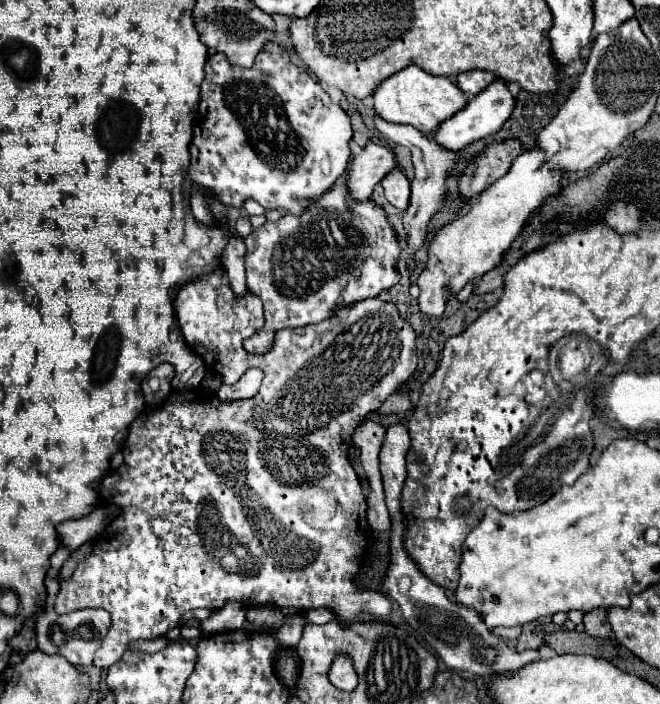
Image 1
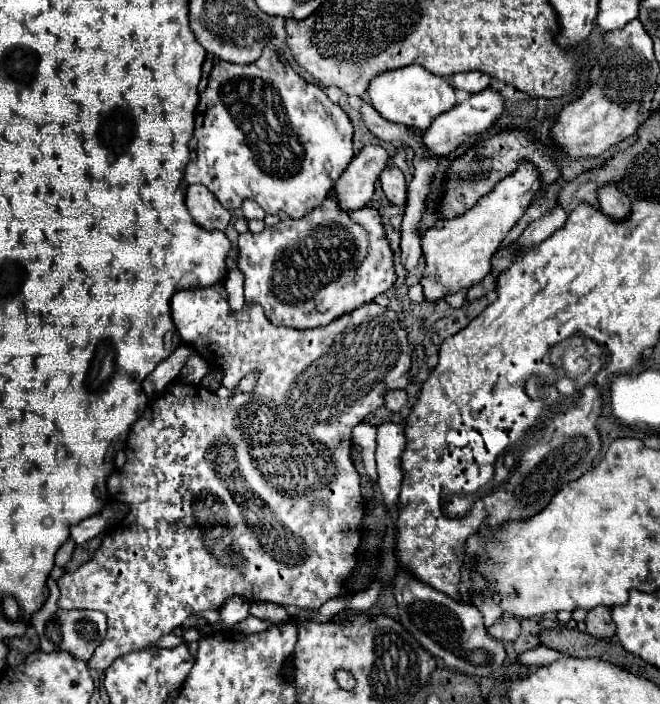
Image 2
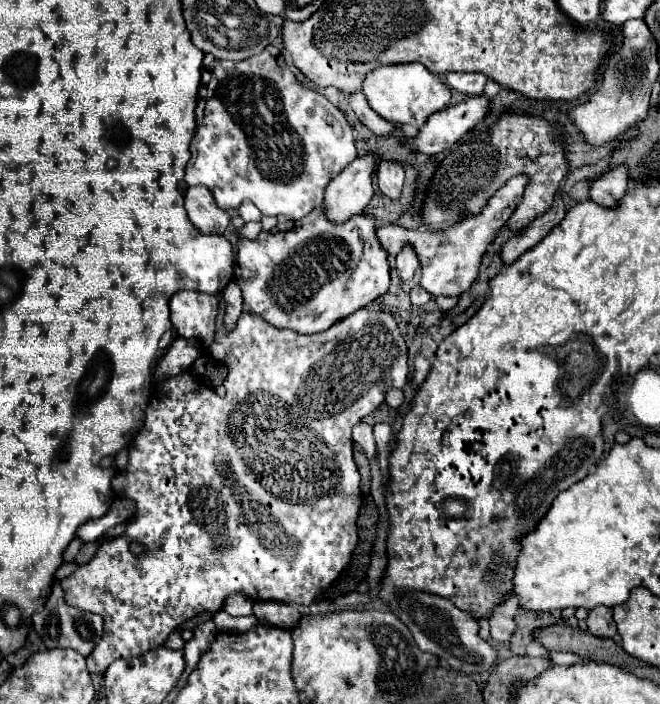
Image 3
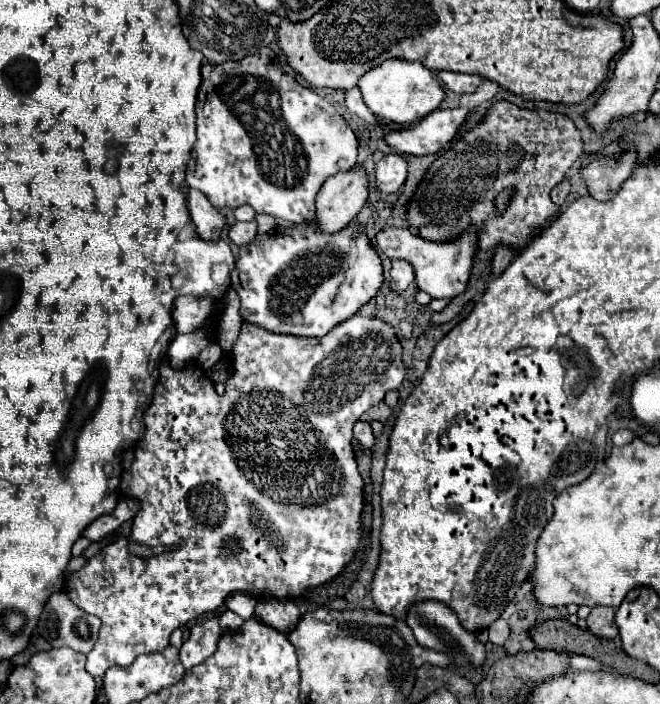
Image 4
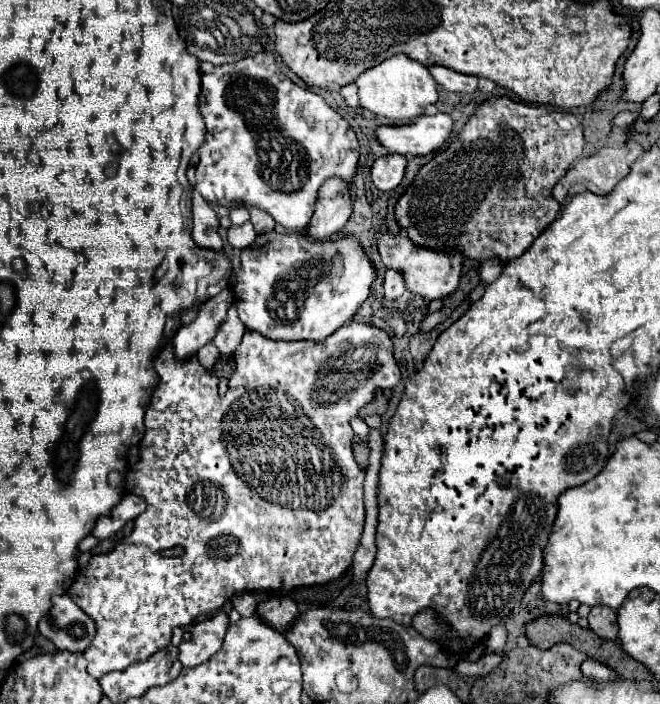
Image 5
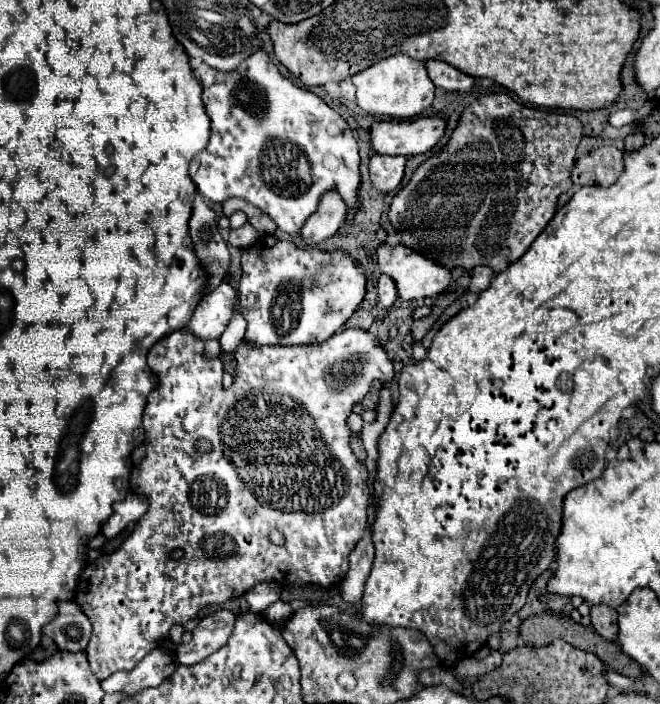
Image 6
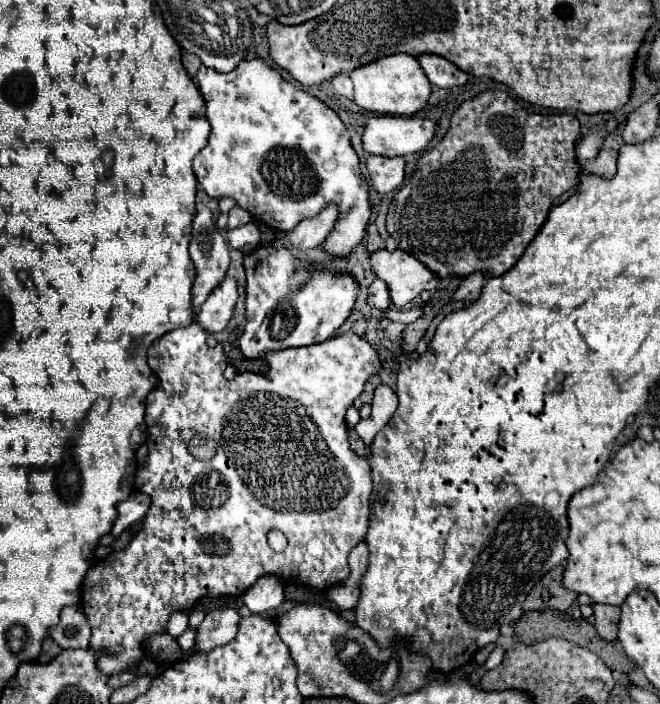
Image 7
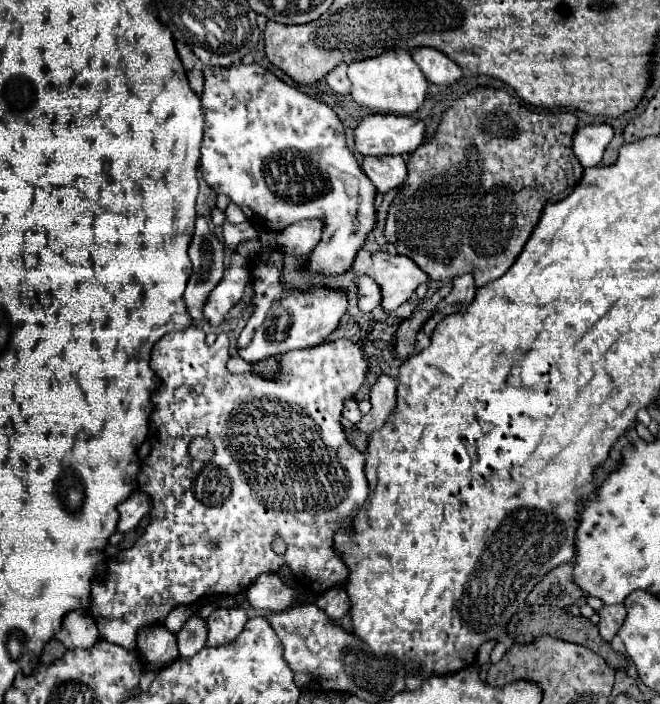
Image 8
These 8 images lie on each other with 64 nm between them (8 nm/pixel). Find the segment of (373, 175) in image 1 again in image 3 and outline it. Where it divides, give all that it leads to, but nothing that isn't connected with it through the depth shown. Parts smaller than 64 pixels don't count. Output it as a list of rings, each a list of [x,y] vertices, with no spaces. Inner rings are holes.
[[[370,154],[364,158],[356,158],[350,166],[346,166],[346,170],[342,170],[338,176],[334,176],[334,180],[330,180],[330,186],[326,186],[324,192],[322,208],[332,224],[342,224],[350,220],[350,216],[362,214],[374,194],[374,168],[376,156]]]

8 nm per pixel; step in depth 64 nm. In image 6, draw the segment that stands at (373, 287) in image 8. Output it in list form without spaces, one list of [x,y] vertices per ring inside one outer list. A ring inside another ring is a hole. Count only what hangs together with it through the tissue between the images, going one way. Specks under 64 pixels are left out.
[[[384,274],[378,278],[376,294],[378,294],[378,304],[382,308],[390,308],[396,302],[396,298],[398,298],[398,292],[396,292],[394,282],[388,276],[384,276]]]

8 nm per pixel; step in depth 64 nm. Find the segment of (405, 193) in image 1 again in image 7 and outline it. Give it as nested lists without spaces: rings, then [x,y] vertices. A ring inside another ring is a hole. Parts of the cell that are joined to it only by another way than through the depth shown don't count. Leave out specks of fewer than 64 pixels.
[[[368,156],[366,168],[372,180],[372,186],[380,194],[388,194],[402,186],[404,182],[404,158],[384,158],[384,156]]]

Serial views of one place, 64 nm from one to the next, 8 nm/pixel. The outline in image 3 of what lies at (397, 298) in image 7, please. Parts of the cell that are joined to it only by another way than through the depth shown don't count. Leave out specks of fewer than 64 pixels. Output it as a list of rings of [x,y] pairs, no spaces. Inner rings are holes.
[[[516,176],[510,178],[492,198],[490,204],[478,214],[478,216],[466,216],[460,224],[454,224],[446,232],[428,232],[424,226],[416,230],[406,230],[396,224],[388,224],[376,230],[376,236],[382,244],[382,248],[390,256],[398,256],[406,244],[410,244],[420,260],[420,270],[422,270],[422,288],[430,292],[432,296],[460,296],[466,290],[470,290],[472,282],[478,276],[478,266],[482,260],[482,254],[486,246],[496,238],[498,230],[502,224],[510,218],[518,202],[522,200],[522,190],[526,186],[528,178],[526,176]]]

